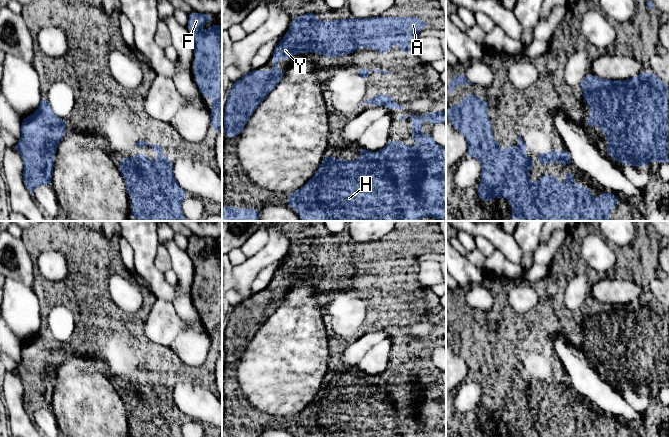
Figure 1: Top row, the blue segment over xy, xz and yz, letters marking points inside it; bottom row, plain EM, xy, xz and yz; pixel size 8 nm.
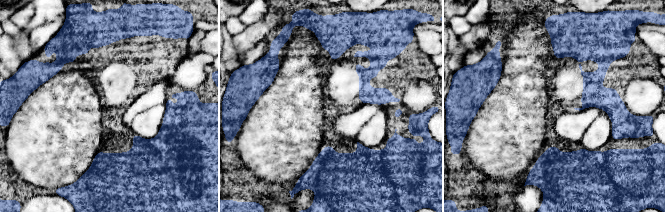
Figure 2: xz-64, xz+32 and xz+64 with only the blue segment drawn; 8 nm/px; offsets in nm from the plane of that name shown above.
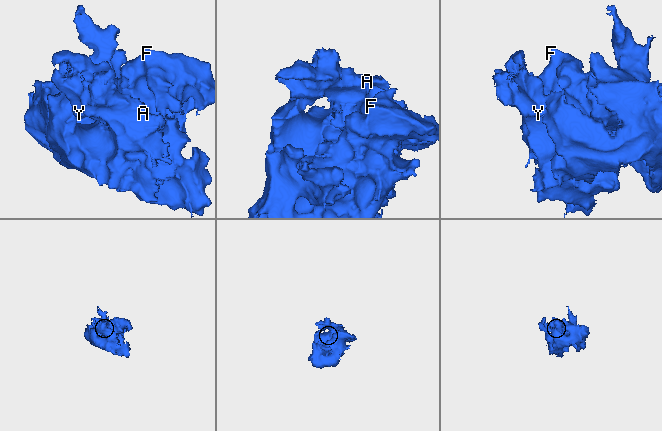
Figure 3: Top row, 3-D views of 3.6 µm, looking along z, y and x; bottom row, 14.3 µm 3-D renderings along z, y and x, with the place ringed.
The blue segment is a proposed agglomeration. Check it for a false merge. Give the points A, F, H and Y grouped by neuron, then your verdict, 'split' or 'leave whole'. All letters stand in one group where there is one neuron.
A F H Y | leave whole

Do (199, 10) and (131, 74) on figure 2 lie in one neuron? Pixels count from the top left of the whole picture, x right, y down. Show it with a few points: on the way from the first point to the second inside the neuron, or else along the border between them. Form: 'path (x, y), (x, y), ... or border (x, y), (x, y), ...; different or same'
path (178, 26), (163, 41), (163, 58), (152, 69); same

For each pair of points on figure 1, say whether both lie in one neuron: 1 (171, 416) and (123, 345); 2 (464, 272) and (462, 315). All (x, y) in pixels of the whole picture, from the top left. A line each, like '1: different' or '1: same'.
1: same
2: different

